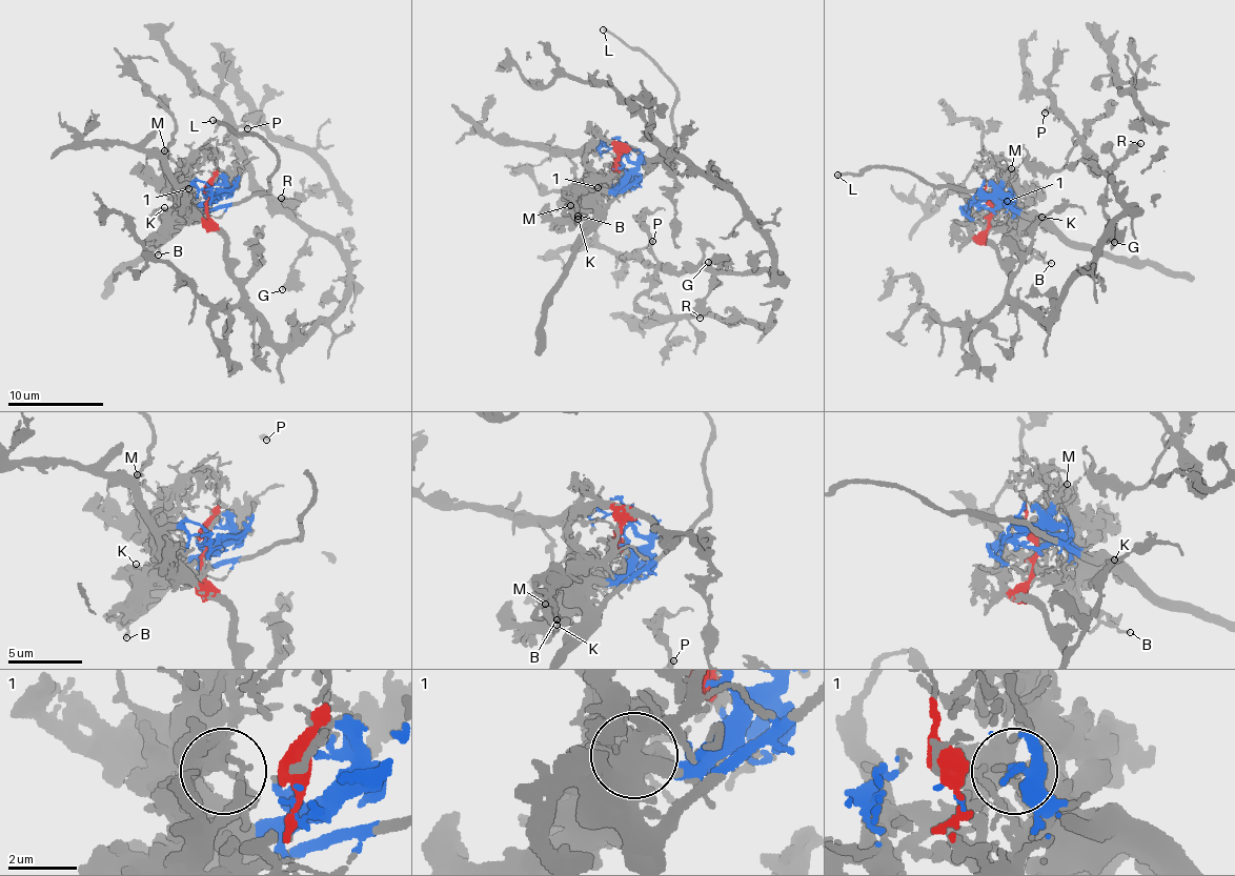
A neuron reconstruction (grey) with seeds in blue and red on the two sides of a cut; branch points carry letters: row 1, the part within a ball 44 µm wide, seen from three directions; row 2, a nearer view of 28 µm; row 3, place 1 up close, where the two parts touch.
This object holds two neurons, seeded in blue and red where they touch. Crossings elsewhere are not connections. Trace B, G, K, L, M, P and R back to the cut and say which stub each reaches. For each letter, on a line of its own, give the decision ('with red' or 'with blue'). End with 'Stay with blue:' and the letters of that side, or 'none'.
B: with blue
G: with red
K: with blue
L: with blue
M: with blue
P: with red
R: with red
Stay with blue: B, K, L, M

